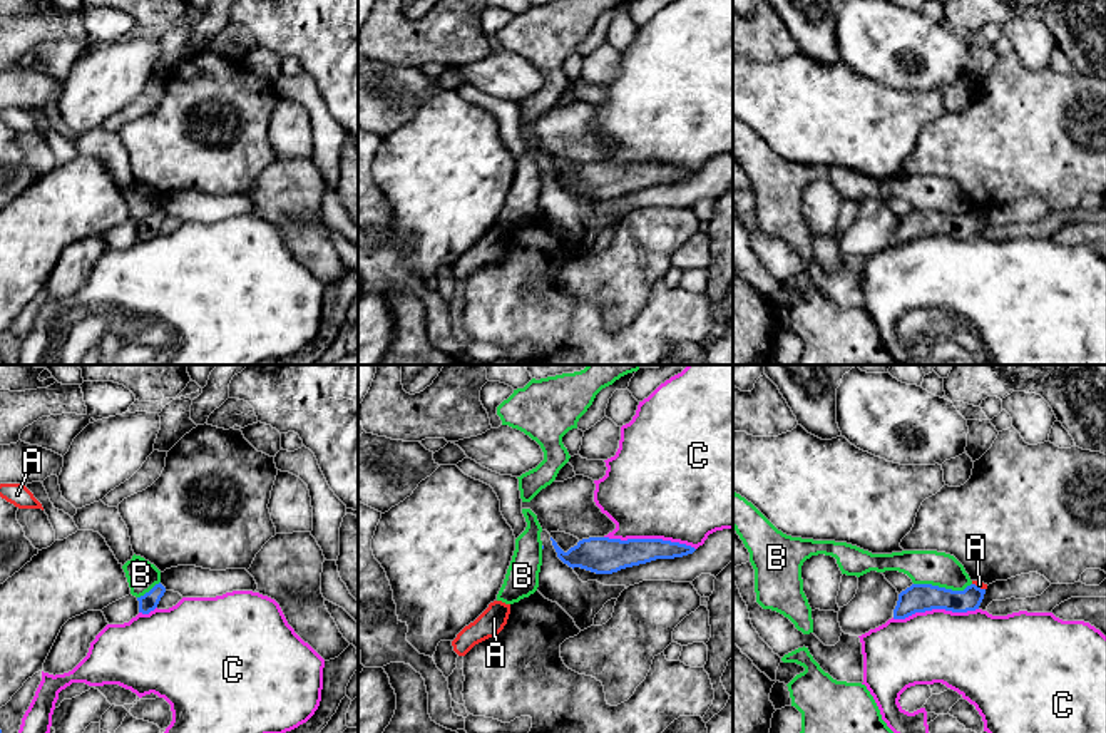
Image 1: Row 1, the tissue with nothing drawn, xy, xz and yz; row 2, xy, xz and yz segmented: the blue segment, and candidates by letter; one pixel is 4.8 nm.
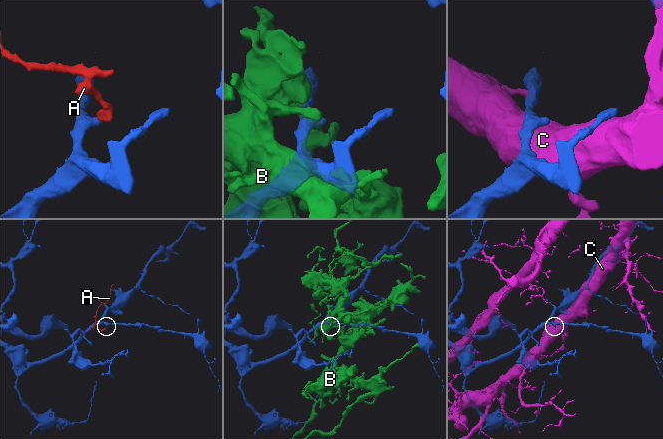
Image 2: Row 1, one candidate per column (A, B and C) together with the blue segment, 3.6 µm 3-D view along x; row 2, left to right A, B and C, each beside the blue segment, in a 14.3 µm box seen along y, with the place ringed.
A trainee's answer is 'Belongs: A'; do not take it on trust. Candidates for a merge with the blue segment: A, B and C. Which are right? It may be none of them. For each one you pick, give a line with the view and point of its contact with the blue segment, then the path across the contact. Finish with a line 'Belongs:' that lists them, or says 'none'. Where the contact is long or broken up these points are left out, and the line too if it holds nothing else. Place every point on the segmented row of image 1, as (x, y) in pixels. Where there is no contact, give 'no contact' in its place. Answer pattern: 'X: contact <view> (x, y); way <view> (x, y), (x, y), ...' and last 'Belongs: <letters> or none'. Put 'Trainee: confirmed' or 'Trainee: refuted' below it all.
Belongs: none
Trainee: refuted

